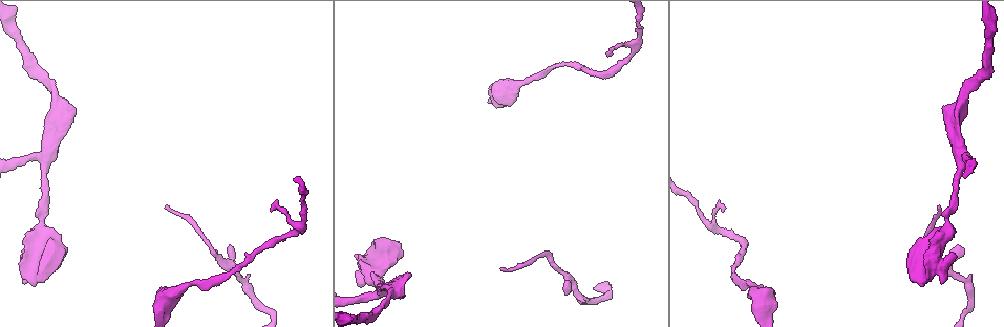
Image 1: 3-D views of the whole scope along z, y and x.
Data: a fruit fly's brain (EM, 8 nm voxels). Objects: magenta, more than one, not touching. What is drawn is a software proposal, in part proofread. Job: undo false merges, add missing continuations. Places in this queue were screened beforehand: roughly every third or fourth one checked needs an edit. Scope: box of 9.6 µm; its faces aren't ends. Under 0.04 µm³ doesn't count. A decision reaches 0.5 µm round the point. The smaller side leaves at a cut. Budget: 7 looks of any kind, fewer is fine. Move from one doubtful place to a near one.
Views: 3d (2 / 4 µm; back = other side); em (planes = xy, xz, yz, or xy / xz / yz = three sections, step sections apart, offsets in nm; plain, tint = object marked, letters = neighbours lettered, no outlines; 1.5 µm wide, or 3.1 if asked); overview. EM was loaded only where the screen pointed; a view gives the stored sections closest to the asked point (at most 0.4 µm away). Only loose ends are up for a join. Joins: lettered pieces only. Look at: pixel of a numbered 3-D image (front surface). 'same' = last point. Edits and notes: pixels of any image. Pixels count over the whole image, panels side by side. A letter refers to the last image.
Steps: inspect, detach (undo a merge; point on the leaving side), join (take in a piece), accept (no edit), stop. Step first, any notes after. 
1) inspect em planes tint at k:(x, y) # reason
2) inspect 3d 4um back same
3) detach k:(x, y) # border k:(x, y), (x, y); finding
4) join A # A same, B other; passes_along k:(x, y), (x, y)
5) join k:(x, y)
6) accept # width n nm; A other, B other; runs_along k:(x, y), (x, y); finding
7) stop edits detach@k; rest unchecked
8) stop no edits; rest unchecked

inspect 3d 2um at 1:(946, 227) # thick turns thin

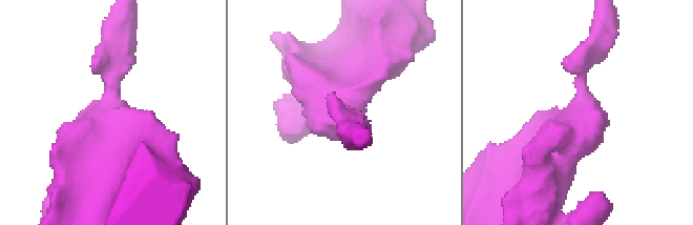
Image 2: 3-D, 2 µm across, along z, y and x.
inspect em xy step 4 letters at 2:(342, 113) # arm_widths 220, 400 nm; shape alone is not enough

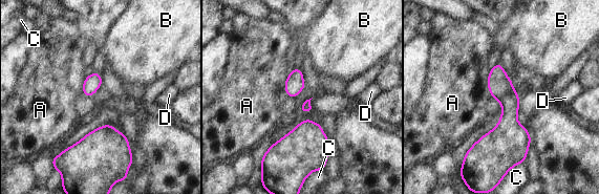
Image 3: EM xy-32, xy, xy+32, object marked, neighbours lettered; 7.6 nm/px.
accept # width 110 nm; longest_contact A 220 nm; A other, B other, C other, D other; continuous, no second neuron

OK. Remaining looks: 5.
inspect 3d 2um back at 1:(940, 282) # branch stops here

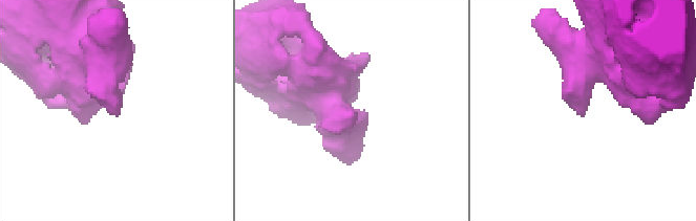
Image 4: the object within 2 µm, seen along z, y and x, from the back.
inspect em yz step 8 tint at 4:(116, 116)

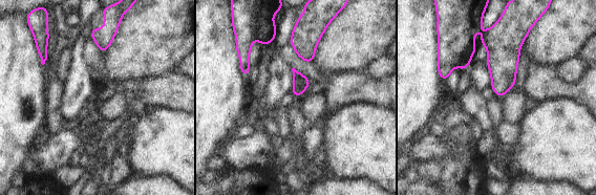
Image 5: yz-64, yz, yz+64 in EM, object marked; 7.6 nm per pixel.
inspect em planes letters same # cut it another way

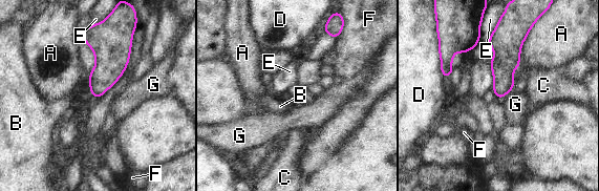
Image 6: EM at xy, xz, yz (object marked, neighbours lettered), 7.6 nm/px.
accept # A other, B other, C other, D other, E other, F other, G other; border 6:(512, 89), (500, 98); no lettered piece goes on from it

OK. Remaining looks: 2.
inspect em planes letters at 1:(229, 245)

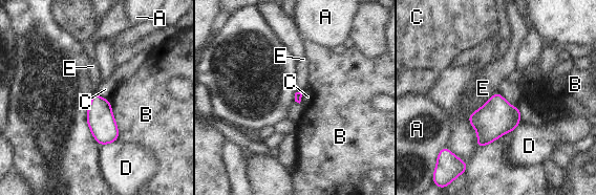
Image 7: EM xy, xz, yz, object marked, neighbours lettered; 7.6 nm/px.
accept # A other, B other, C other, D other, E other; border 7:(496, 91), (488, 99); no lettered piece goes on from it

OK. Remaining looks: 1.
stop no edits; rest unchecked

